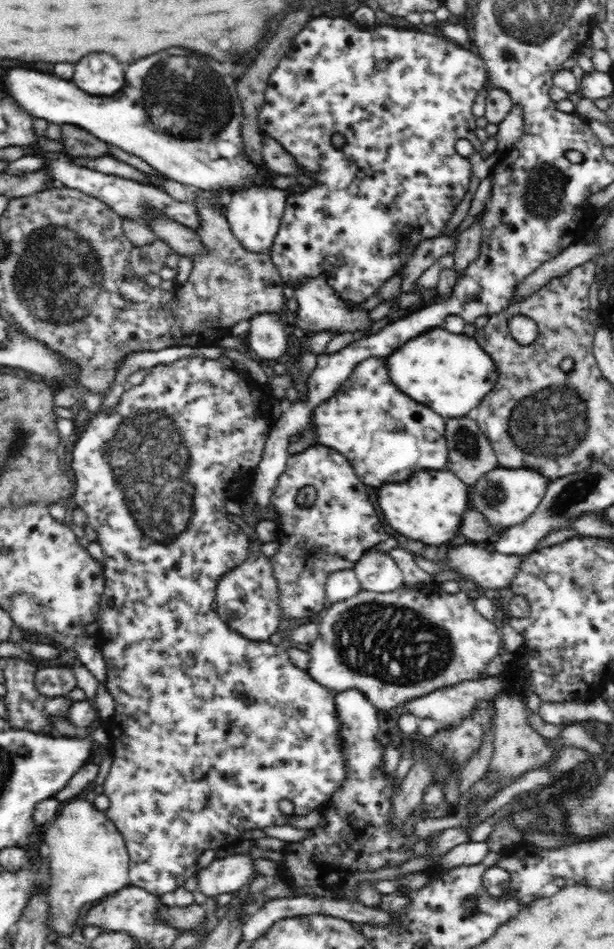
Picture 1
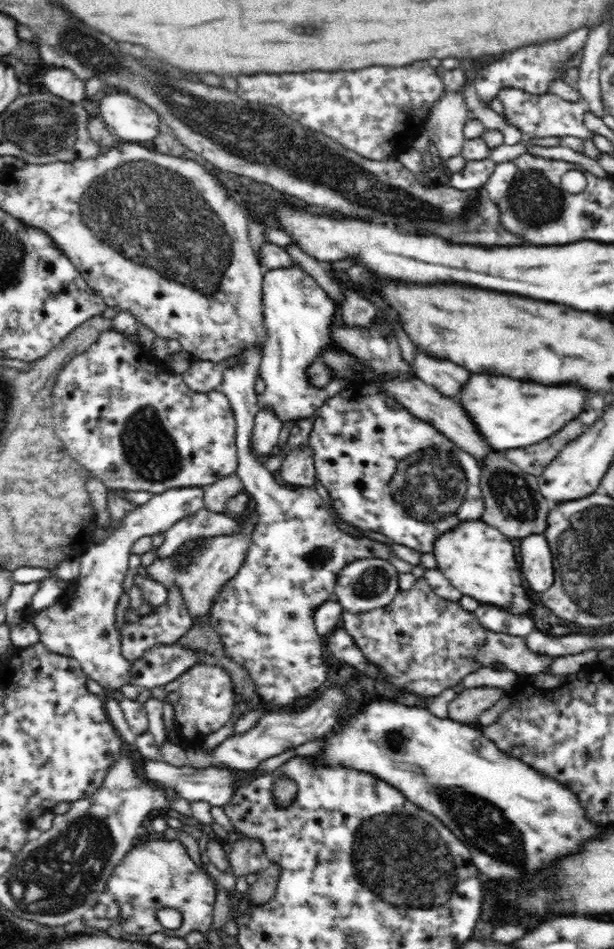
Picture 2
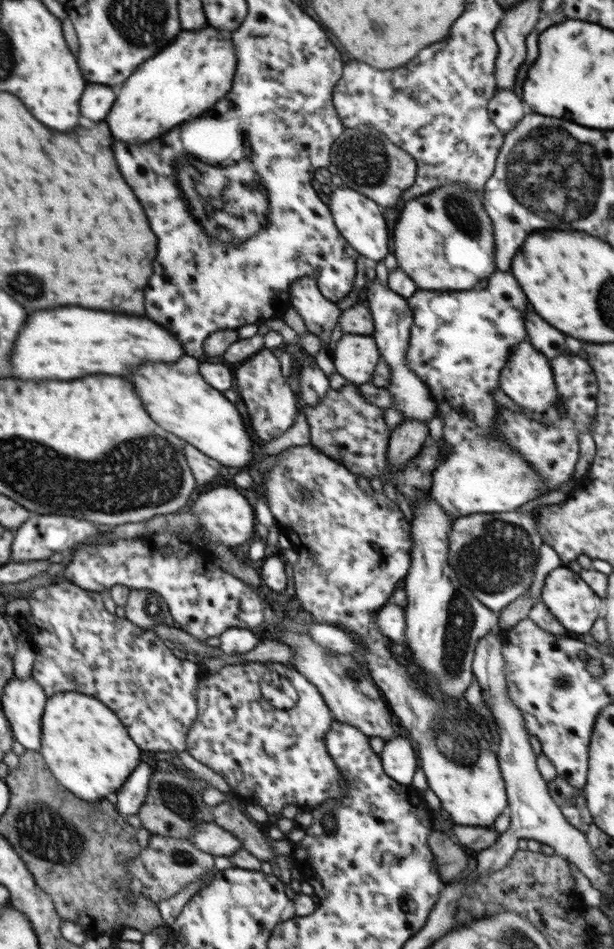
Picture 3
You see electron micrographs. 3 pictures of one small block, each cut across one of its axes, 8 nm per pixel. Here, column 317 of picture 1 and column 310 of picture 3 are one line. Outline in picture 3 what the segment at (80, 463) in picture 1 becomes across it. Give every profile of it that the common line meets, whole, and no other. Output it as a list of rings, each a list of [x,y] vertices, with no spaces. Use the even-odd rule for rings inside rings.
[[[253,663],[225,665],[215,674],[205,674],[197,684],[200,714],[188,734],[187,752],[199,763],[210,767],[224,778],[231,793],[242,801],[262,807],[269,815],[281,813],[284,806],[295,804],[300,810],[316,809],[328,800],[340,800],[346,794],[347,781],[339,772],[326,749],[325,736],[333,717],[320,691],[302,673],[289,664]],[[266,671],[276,671],[288,678],[297,690],[298,700],[288,710],[274,708],[262,696],[260,679]]]

